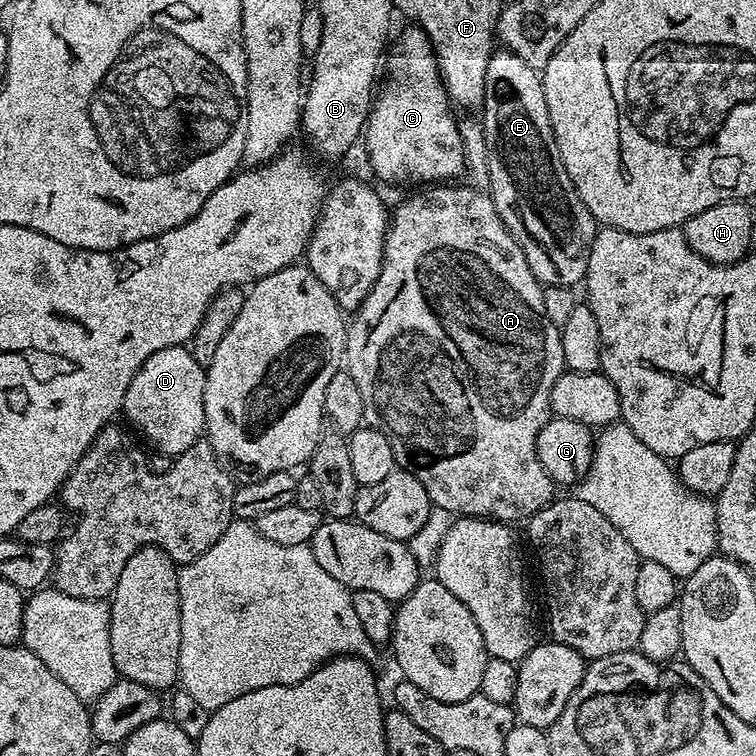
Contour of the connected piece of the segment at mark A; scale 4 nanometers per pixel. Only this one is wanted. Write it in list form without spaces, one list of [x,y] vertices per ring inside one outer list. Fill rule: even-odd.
[[[437,182],[431,186],[421,187],[413,196],[401,202],[390,216],[388,233],[384,239],[384,261],[382,270],[366,298],[355,309],[353,318],[347,325],[348,343],[346,345],[346,371],[362,393],[362,410],[364,424],[370,428],[378,428],[390,442],[390,450],[394,450],[397,469],[412,472],[422,486],[426,486],[426,494],[430,494],[433,505],[439,511],[447,512],[456,518],[491,518],[497,522],[527,521],[528,517],[542,510],[554,499],[554,485],[550,474],[542,470],[542,462],[538,462],[538,434],[542,426],[552,419],[552,403],[550,390],[554,390],[554,382],[566,370],[562,358],[562,342],[560,330],[546,316],[543,306],[544,288],[540,280],[530,270],[530,262],[526,262],[526,254],[522,254],[522,246],[514,242],[514,238],[506,230],[498,210],[494,206],[487,191],[467,188],[460,182]]]

